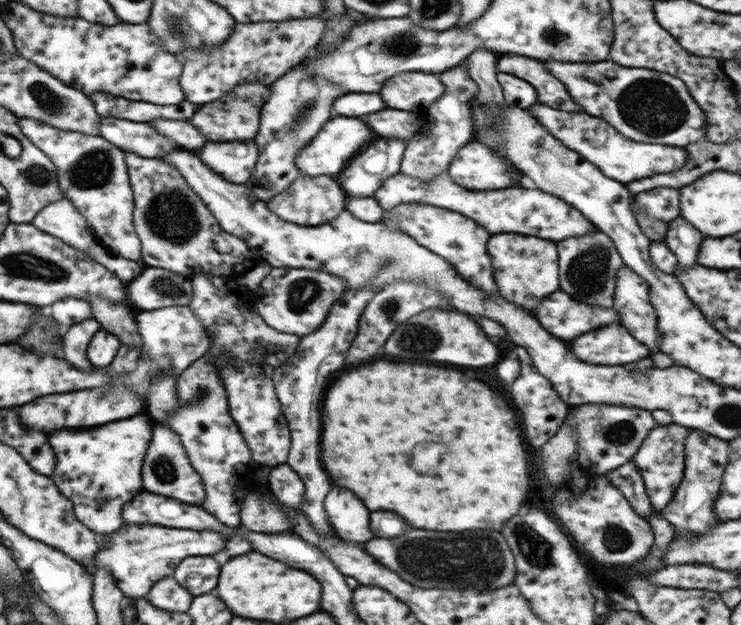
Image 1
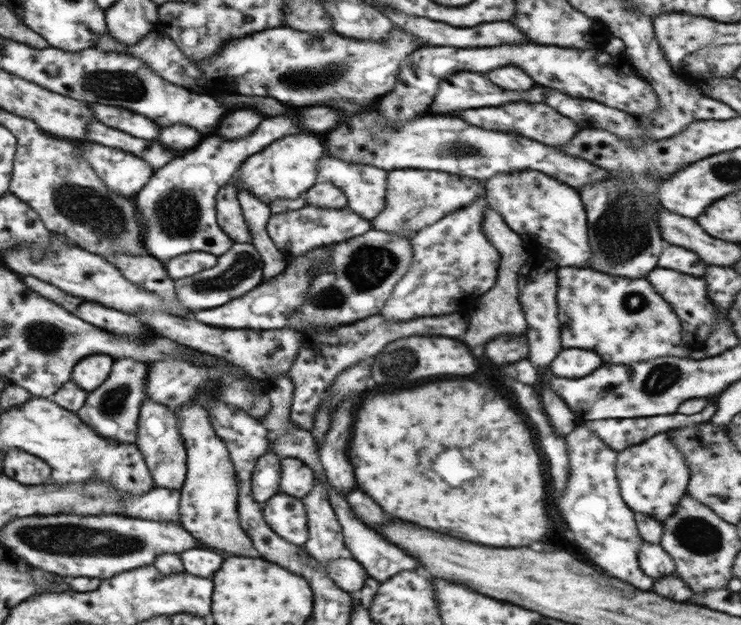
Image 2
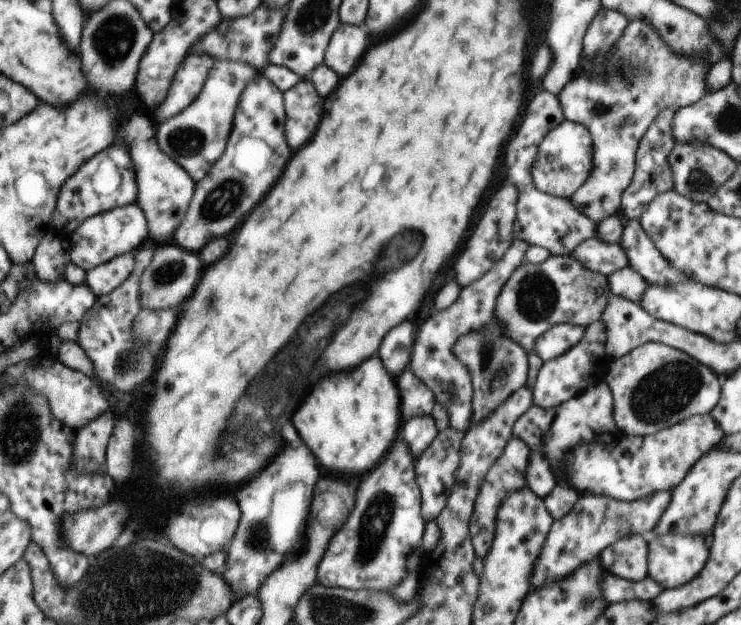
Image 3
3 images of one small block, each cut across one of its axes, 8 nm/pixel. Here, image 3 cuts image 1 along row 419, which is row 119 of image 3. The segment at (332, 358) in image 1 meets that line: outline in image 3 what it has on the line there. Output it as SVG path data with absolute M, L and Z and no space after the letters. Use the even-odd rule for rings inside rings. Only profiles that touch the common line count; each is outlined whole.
M301 80L283 92L286 110L286 142L292 150L308 144L322 118L322 99L318 96L312 81Z

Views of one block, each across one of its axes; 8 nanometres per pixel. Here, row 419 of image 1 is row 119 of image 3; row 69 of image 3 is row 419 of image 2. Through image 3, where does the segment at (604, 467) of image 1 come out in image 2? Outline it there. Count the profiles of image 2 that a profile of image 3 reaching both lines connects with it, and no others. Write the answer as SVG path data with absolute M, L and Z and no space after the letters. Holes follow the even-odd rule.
M712 402L708 408L704 408L702 412L694 414L694 416L684 416L684 414L670 414L670 416L649 416L641 419L600 419L600 420L586 420L580 423L586 423L594 434L598 435L608 447L614 449L616 452L624 450L626 447L634 446L644 442L644 440L652 438L652 436L678 428L678 426L690 426L696 423L709 421L716 412L716 404Z

